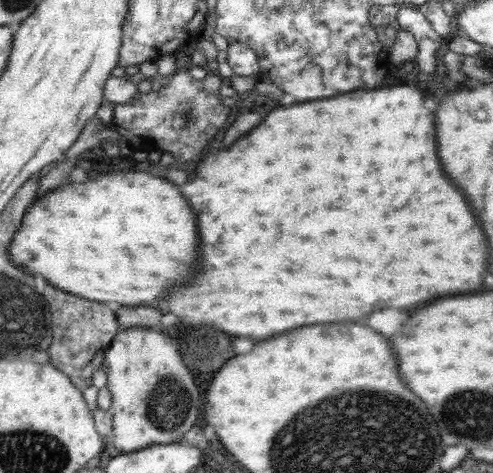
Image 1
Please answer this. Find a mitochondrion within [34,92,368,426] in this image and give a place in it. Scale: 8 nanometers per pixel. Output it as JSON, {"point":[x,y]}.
{"point":[199,337]}

